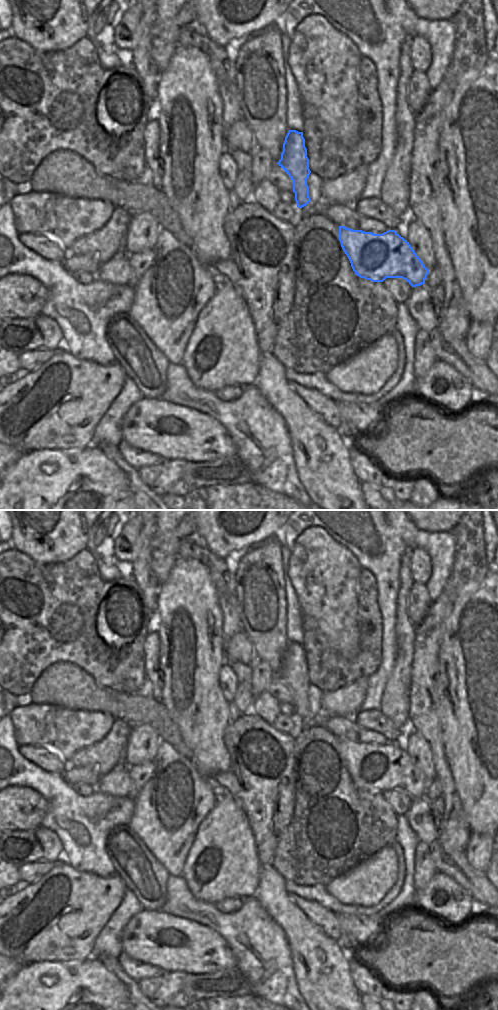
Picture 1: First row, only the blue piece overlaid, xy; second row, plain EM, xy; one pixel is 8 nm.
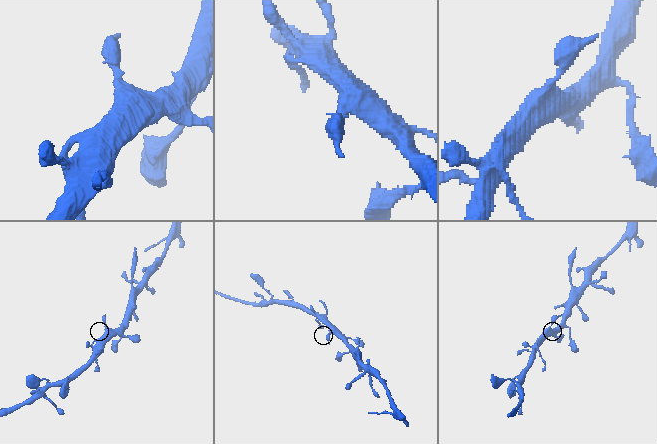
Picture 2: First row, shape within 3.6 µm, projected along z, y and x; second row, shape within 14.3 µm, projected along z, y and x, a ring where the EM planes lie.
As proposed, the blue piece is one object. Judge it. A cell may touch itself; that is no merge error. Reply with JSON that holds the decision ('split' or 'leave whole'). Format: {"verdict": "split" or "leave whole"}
{"verdict": "leave whole"}

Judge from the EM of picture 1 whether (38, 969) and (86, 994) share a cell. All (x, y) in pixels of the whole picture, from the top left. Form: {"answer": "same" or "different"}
{"answer": "same"}

